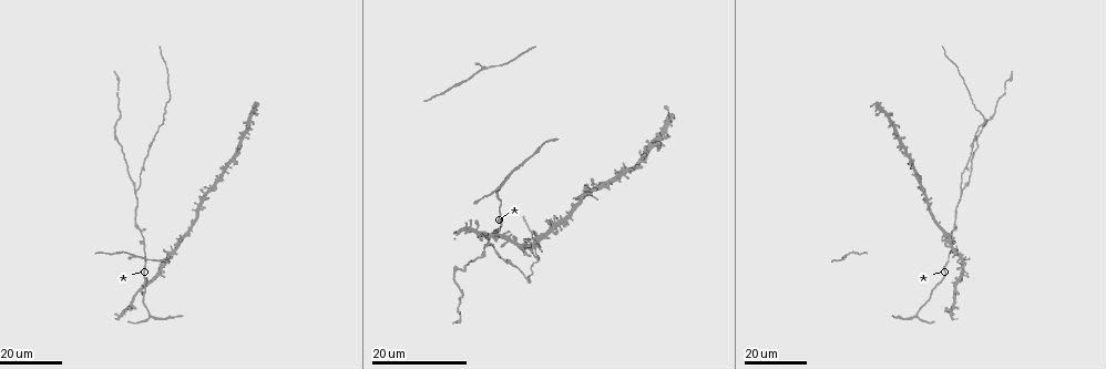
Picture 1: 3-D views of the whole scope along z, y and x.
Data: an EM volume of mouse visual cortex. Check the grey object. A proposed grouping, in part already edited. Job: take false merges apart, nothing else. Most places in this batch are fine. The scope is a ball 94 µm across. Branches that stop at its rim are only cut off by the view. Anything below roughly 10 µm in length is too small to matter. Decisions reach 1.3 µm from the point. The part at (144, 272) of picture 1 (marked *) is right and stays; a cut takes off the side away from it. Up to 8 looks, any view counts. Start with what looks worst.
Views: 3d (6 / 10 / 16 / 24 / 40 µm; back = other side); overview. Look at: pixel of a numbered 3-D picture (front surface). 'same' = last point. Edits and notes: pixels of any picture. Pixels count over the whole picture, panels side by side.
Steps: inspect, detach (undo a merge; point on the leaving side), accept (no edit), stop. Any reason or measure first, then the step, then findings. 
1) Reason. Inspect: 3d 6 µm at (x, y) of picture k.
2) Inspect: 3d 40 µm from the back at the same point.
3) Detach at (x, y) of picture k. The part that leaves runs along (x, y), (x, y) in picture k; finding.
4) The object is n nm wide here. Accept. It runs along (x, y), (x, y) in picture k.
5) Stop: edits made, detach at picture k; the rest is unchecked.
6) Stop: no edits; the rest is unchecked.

Three arms meet. Inspect: 3d 16 µm at (134, 192) of picture 1.

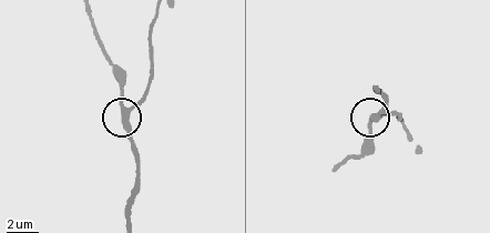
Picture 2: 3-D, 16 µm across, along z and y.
Inspect: 3d 6 µm at (124, 110) of picture 2.

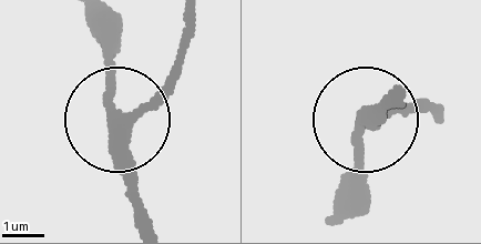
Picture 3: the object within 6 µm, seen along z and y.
Inspect: 3d 6 µm from the back at (121, 116) of picture 3.

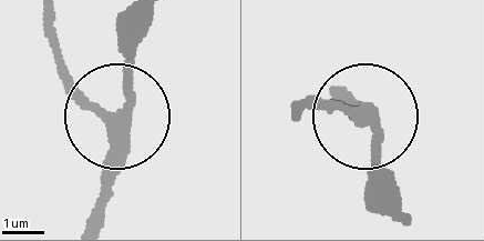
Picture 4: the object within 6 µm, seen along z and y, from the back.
3 arms meet here. Accept. Continuous, no second neuron.

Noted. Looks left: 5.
Calibre changes. Inspect: 3d 16 µm at (457, 82) of picture 1.

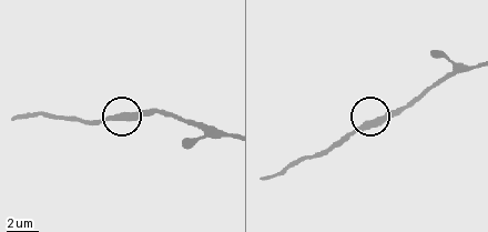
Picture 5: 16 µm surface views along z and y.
Inspect: 3d 6 µm at (369, 124) of picture 5.

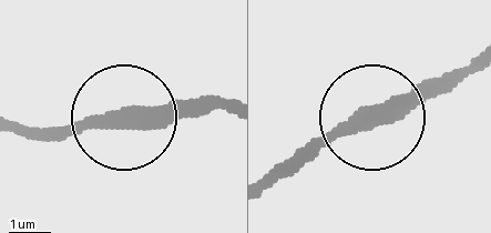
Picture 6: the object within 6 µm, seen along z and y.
Accept. Continuous, no second neuron.

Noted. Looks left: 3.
Sudden change in width. Inspect: 3d 16 µm at (142, 239) of picture 1.

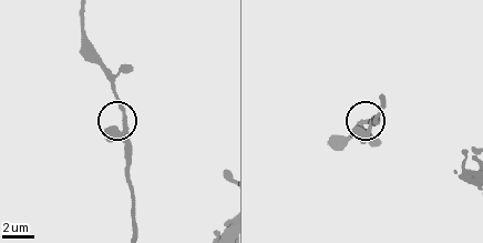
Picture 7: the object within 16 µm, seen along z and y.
Inspect: 3d 10 µm at (125, 132) of picture 7.

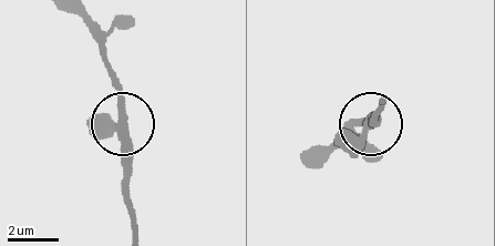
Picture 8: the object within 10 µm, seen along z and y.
3 arms meet here. Accept. It runs along (136, 227), (130, 207), (130, 137), (104, 44) in picture 8; continuous, no second neuron.

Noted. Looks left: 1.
Stop: no edits; the rest is unchecked.

